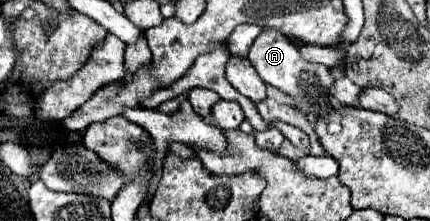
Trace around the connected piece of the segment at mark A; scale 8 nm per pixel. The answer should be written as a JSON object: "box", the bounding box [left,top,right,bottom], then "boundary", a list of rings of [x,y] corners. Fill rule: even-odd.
{"box":[248,28,334,118],"boundary":[[[264,28],[264,32],[254,40],[248,60],[254,64],[260,78],[266,84],[272,84],[278,90],[282,90],[286,96],[290,96],[292,106],[298,108],[302,114],[310,118],[318,118],[318,116],[326,116],[334,108],[330,94],[330,88],[334,86],[334,76],[330,74],[330,68],[326,68],[324,64],[302,60],[298,48],[282,32]]]}

